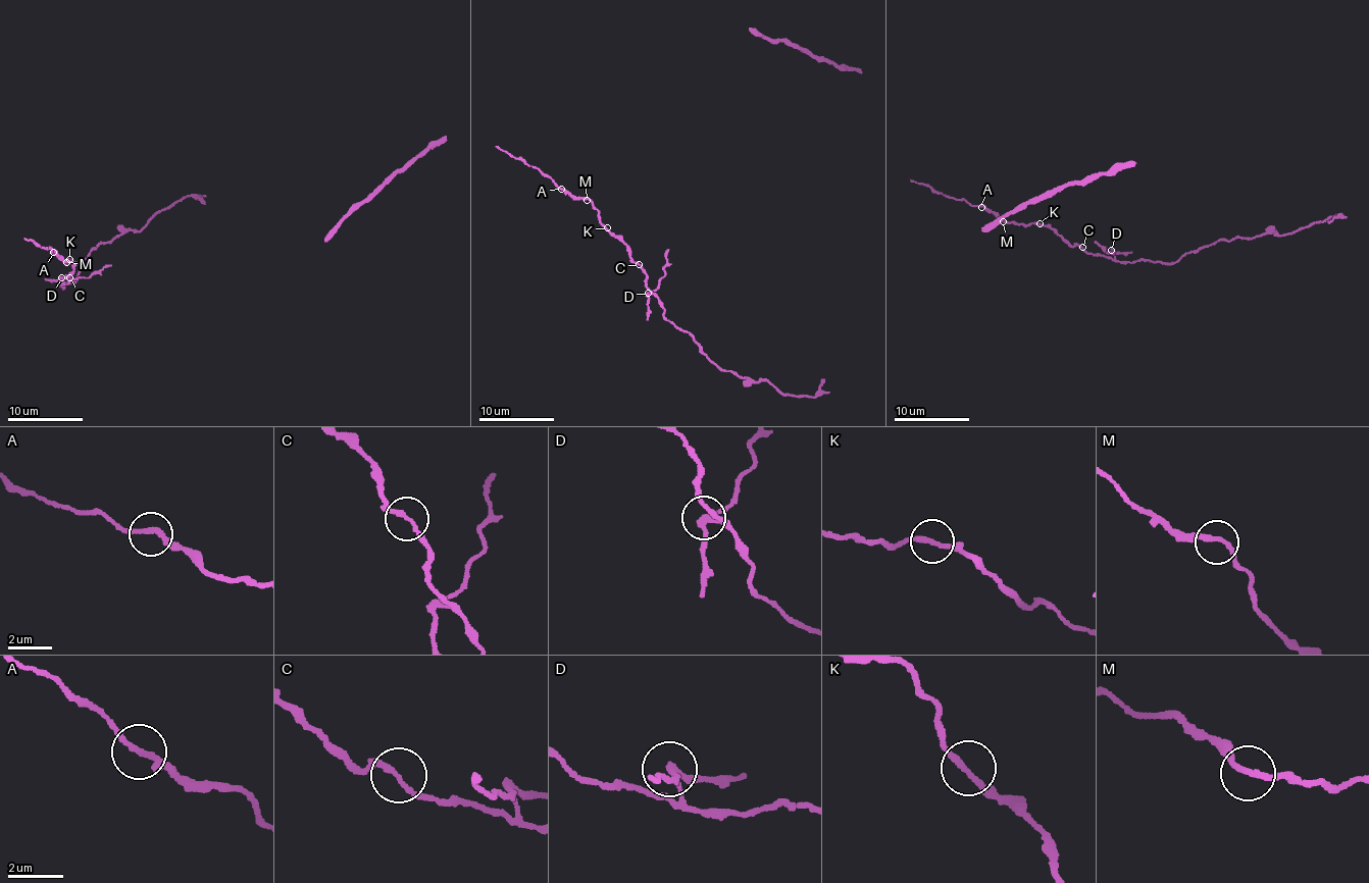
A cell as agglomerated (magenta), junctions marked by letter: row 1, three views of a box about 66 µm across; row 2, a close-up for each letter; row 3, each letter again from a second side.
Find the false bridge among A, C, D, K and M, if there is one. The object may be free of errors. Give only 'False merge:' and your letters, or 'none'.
False merge: D

